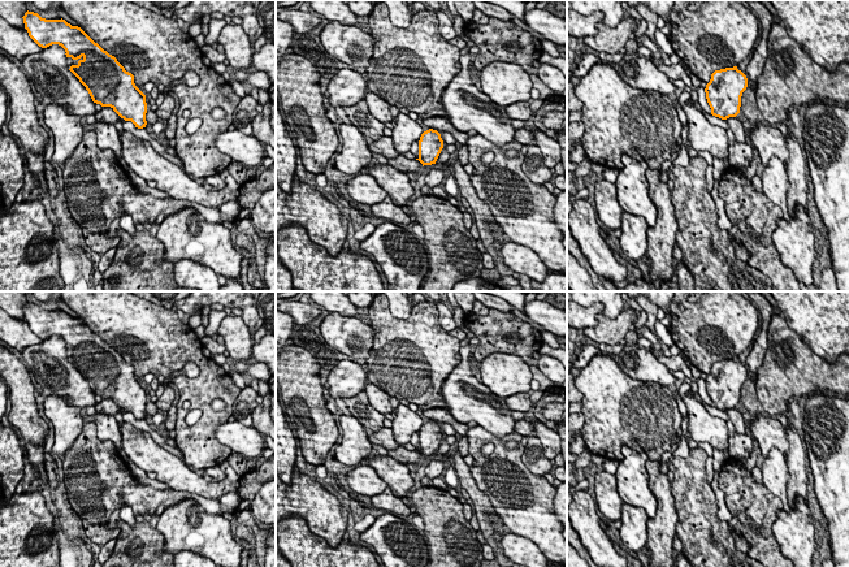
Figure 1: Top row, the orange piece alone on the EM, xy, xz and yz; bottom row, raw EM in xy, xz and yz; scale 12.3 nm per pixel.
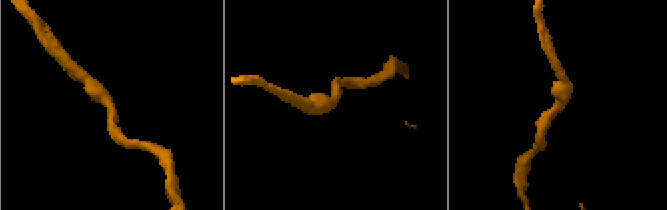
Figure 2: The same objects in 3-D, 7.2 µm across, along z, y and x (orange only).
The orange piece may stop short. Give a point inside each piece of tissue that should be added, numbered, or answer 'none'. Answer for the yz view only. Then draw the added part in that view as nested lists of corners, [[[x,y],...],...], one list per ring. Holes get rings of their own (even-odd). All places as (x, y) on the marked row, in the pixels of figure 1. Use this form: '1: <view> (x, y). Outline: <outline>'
none

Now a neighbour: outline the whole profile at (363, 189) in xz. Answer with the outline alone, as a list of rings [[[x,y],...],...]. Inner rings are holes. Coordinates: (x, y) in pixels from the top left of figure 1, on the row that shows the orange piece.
[[[359,174],[347,181],[347,192],[352,202],[374,205],[385,200],[389,194],[382,190],[371,174]]]

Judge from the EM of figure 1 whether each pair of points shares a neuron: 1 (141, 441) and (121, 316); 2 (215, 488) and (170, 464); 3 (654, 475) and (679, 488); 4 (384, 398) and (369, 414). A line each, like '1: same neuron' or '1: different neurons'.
1: different neurons
2: same neuron
3: different neurons
4: different neurons

